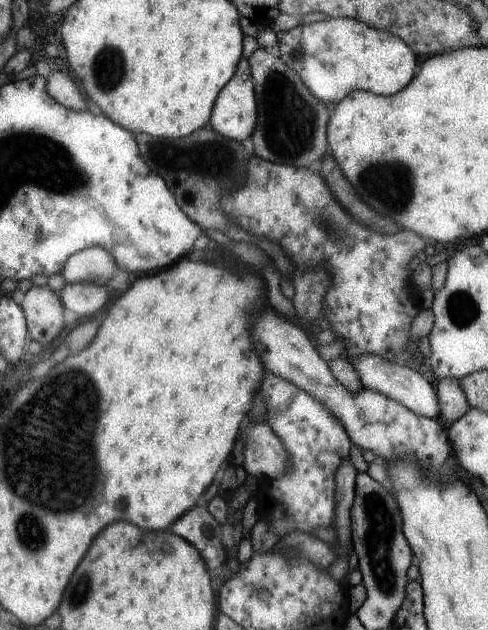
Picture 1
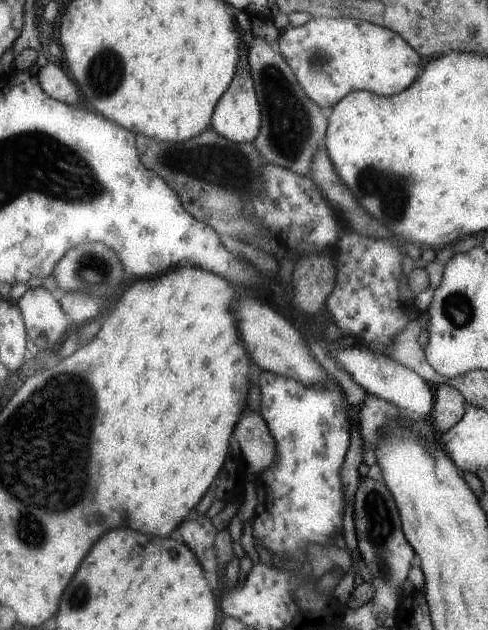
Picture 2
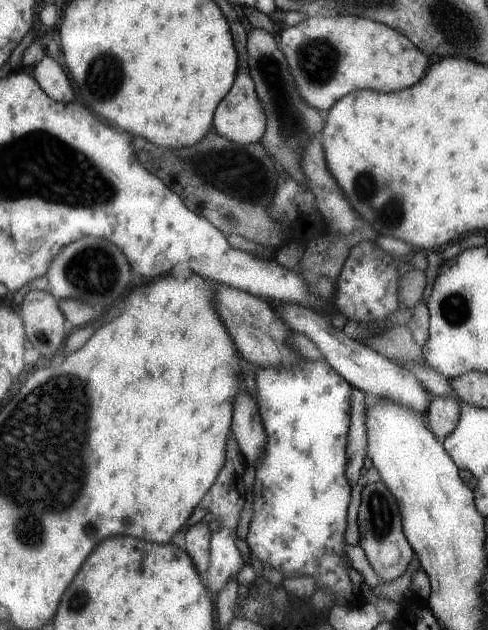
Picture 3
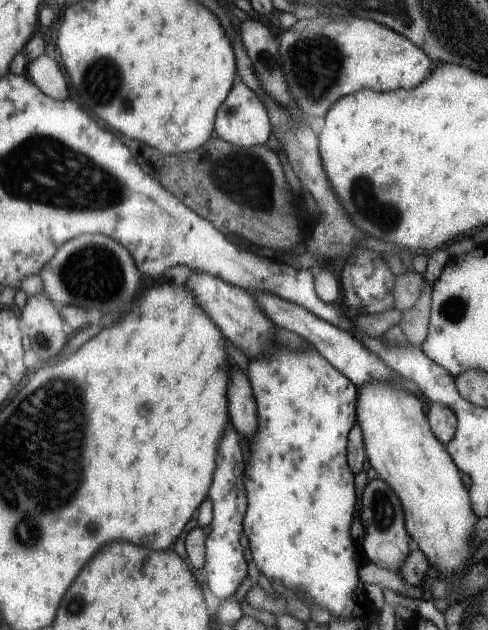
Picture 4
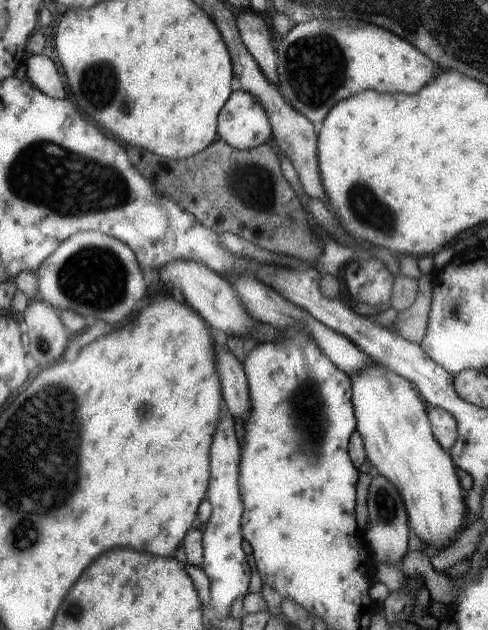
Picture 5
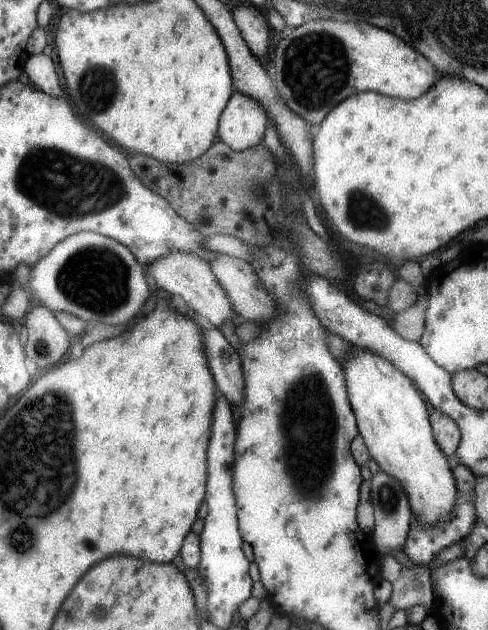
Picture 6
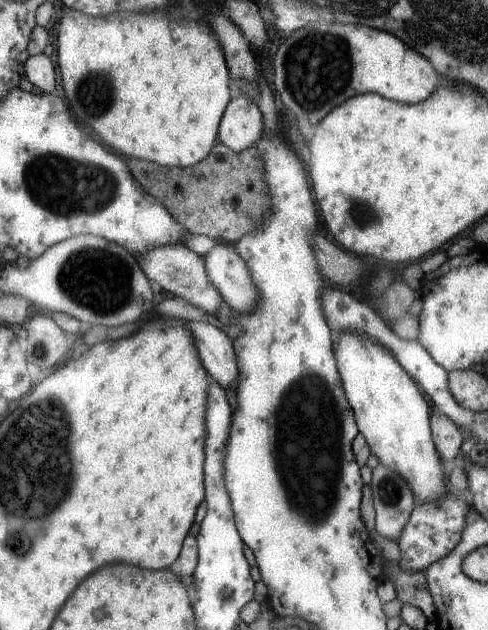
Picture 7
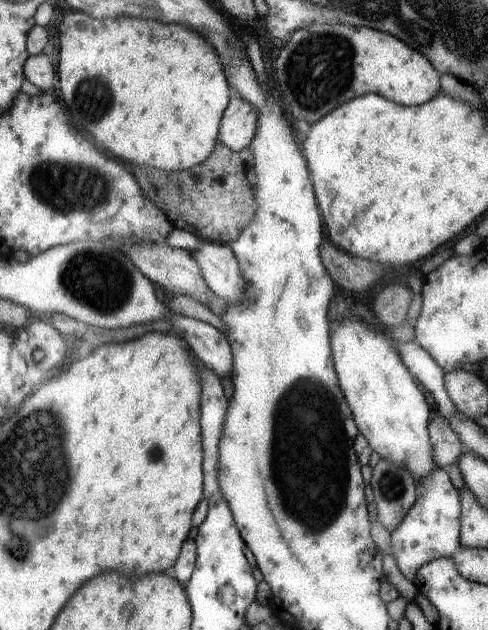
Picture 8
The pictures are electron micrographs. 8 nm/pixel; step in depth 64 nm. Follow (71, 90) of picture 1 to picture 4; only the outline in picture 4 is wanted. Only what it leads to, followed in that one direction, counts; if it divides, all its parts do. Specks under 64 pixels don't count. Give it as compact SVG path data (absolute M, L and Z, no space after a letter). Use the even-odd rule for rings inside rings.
M44 54L33 59L26 66L26 74L50 98L61 101L70 98L64 72L54 58Z

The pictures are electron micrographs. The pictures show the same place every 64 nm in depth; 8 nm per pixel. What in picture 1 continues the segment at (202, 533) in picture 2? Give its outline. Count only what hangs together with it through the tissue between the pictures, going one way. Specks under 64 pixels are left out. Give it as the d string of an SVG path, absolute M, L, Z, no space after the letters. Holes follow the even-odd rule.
M194 506L182 514L172 526L172 532L188 540L204 558L208 570L218 568L226 560L226 550L222 545L221 524L219 524L207 507Z

